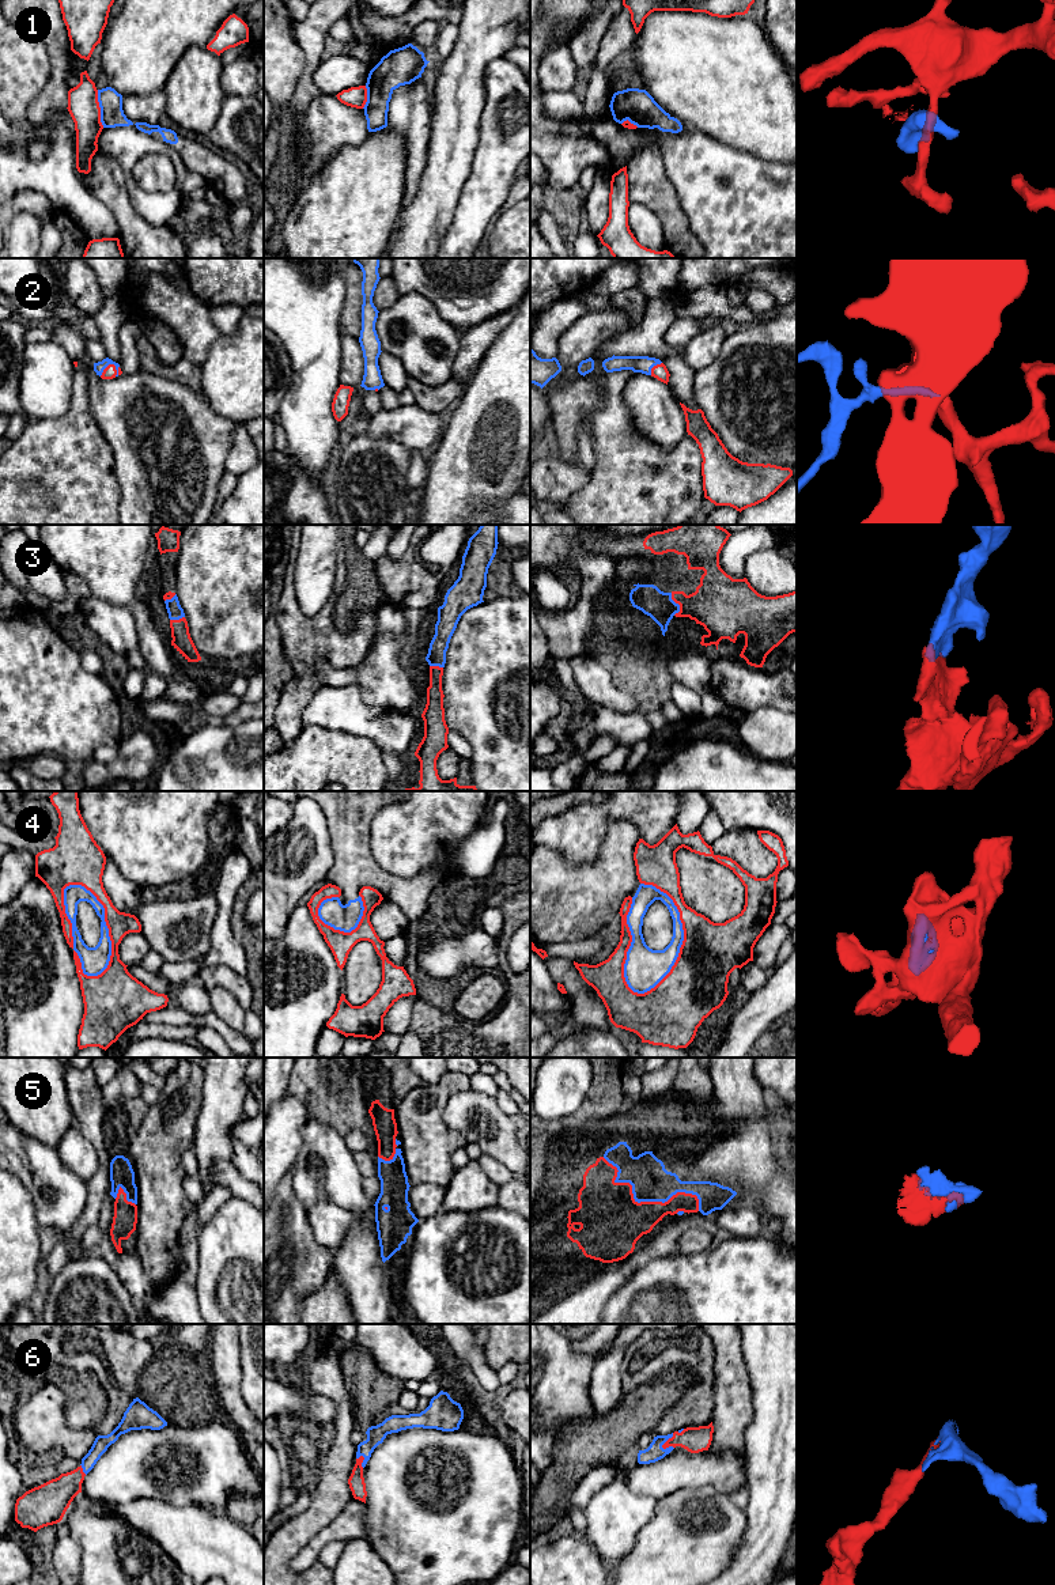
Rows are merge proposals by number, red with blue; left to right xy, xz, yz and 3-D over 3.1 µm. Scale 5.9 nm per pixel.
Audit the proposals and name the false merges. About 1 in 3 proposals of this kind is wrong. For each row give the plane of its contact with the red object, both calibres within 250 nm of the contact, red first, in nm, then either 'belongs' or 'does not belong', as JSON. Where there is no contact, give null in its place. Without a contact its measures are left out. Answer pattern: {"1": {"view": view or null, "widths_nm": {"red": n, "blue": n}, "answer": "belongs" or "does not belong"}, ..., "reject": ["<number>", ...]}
{"1": {"view": "xy", "widths_nm": {"red": 190, "blue": 140}, "answer": "does not belong"}, "2": {"view": "xy", "widths_nm": {"red": 80, "blue": 60}, "answer": "belongs"}, "3": {"view": "yz", "widths_nm": {"red": 320, "blue": 170}, "answer": "belongs"}, "4": {"view": "yz", "widths_nm": {"red": 340, "blue": 180}, "answer": "does not belong"}, "5": {"view": "yz", "widths_nm": {"red": 380, "blue": 220}, "answer": "belongs"}, "6": {"view": "yz", "widths_nm": {"red": 150, "blue": 100}, "answer": "belongs"}, "reject": ["1", "4"]}

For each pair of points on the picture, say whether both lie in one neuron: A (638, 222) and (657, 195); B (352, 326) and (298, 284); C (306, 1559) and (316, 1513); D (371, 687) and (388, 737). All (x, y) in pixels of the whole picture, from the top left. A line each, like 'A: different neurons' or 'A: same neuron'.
A: different neurons
B: different neurons
C: different neurons
D: different neurons

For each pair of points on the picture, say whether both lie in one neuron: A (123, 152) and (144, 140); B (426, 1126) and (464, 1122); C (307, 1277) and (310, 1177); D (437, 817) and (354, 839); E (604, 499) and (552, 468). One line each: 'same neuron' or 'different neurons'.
A: same neuron
B: different neurons
C: different neurons
D: different neurons
E: different neurons

